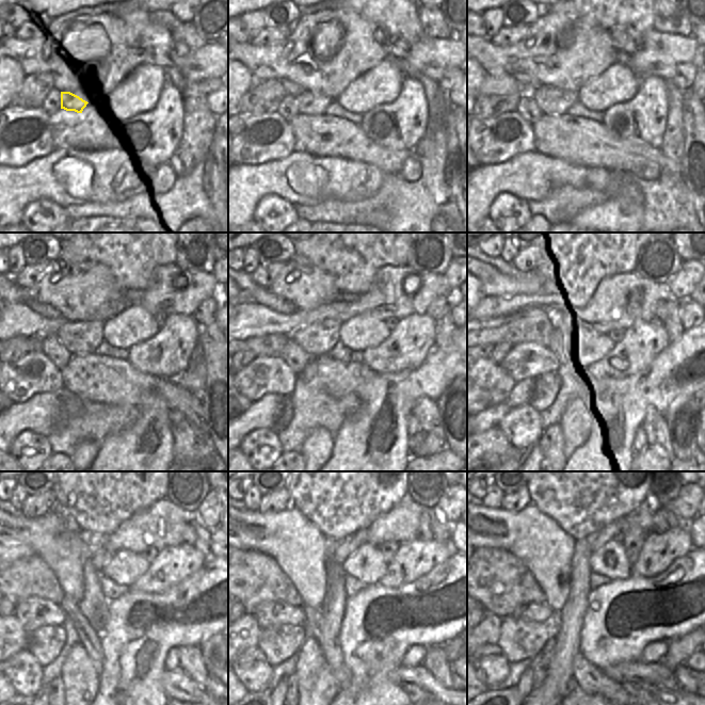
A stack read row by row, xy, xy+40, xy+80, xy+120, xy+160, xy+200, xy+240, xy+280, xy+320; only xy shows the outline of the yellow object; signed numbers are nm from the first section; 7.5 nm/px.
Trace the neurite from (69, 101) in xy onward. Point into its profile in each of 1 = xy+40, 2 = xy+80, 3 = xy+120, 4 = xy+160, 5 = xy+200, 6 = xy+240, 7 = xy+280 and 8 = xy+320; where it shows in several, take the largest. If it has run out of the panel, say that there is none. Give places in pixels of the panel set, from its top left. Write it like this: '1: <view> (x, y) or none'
1: xy+40 (309, 102)
2: xy+80 (551, 100)
3: xy+120 (77, 337)
4: xy+160 (318, 338)
5: xy+200 (566, 333)
6: xy+240 (101, 557)
7: xy+280 (339, 551)
8: xy+320 (612, 530)

